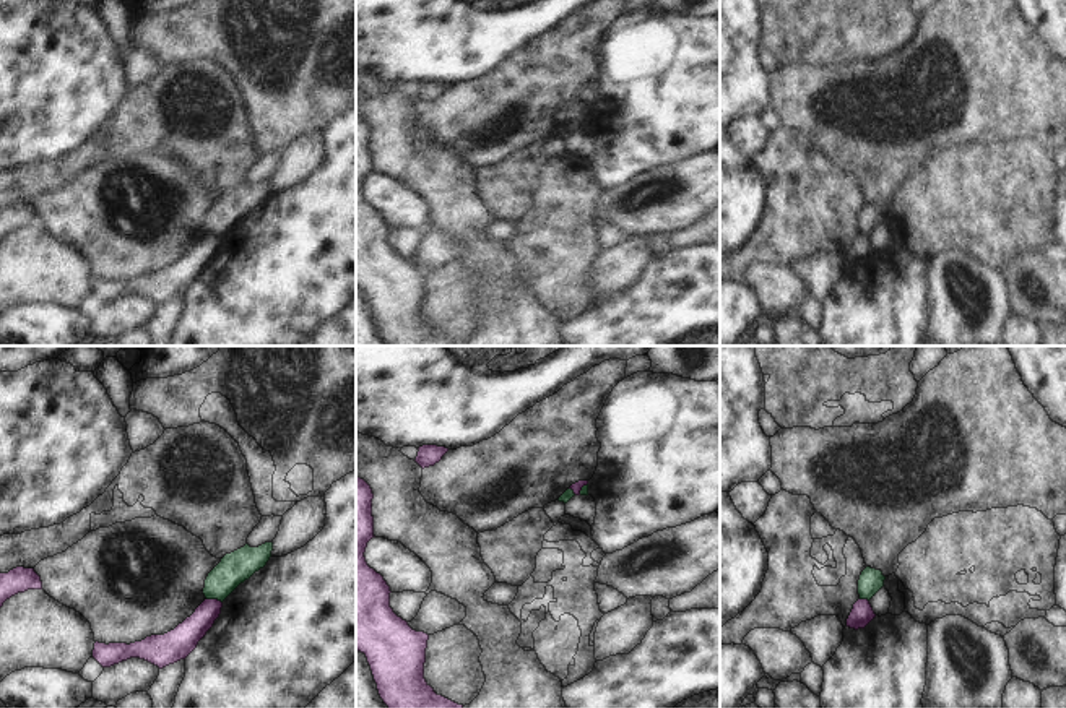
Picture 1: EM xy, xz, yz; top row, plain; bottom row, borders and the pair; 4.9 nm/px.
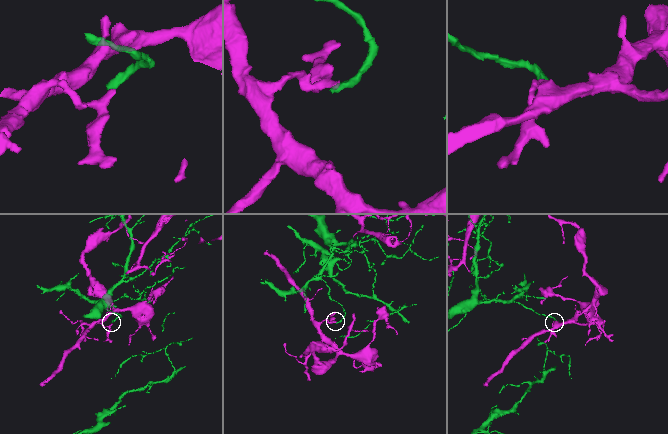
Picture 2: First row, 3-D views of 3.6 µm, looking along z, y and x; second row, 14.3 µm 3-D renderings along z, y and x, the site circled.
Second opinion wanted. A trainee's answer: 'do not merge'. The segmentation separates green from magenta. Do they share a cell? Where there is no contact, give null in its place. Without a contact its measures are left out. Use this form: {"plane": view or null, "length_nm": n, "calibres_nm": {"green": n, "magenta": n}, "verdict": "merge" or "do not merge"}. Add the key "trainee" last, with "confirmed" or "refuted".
{"plane": "xy", "length_nm": 80, "calibres_nm": {"green": 160, "magenta": 140}, "verdict": "do not merge", "trainee": "confirmed"}

